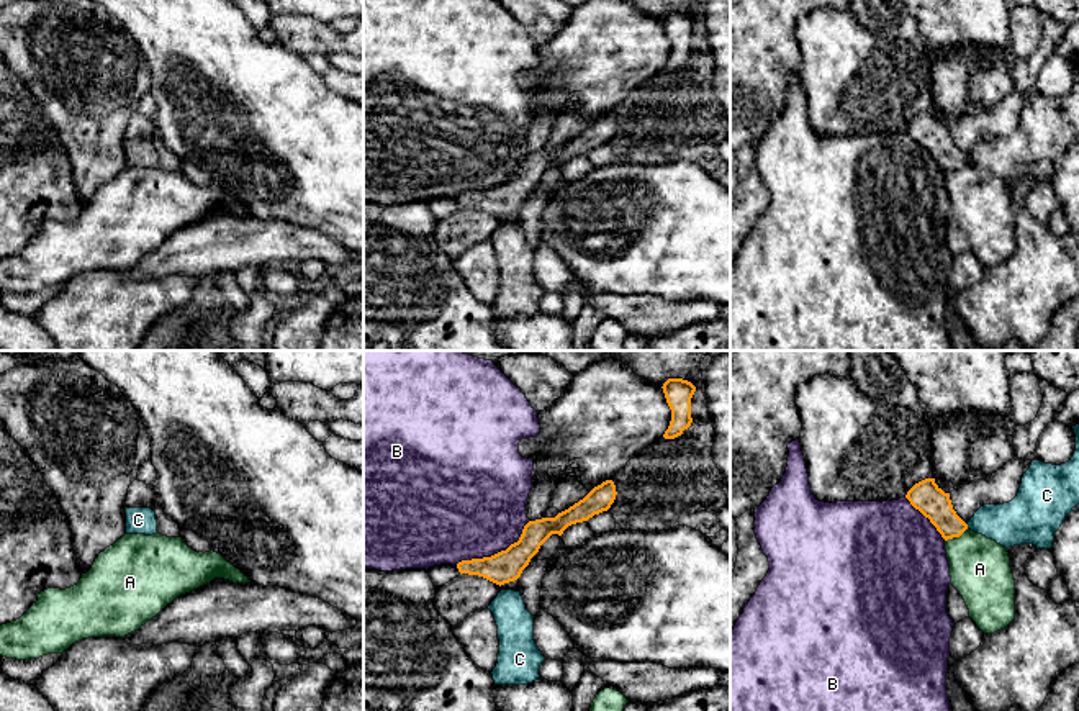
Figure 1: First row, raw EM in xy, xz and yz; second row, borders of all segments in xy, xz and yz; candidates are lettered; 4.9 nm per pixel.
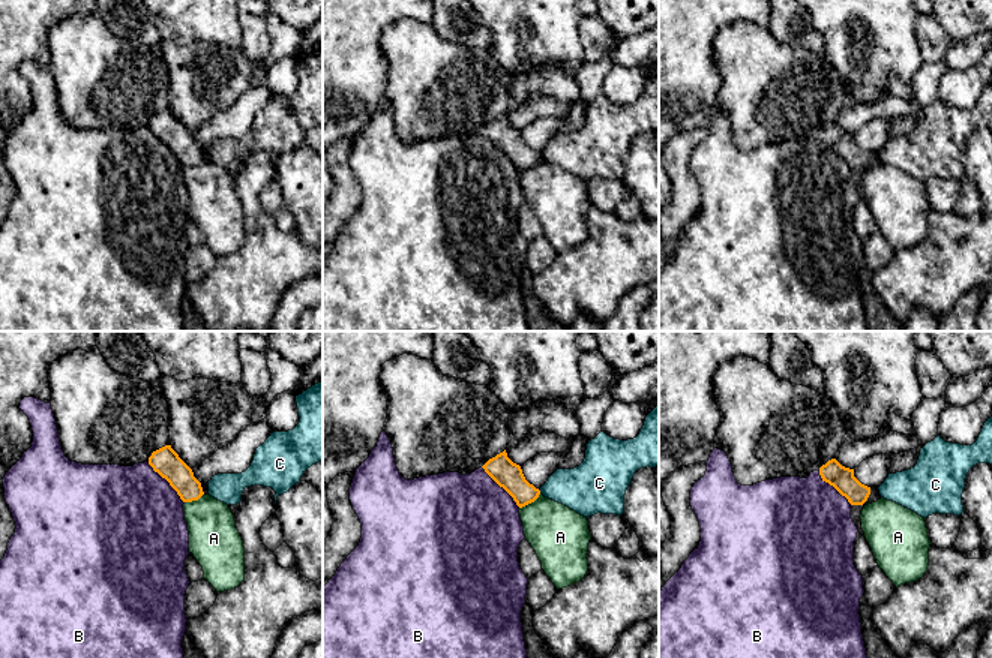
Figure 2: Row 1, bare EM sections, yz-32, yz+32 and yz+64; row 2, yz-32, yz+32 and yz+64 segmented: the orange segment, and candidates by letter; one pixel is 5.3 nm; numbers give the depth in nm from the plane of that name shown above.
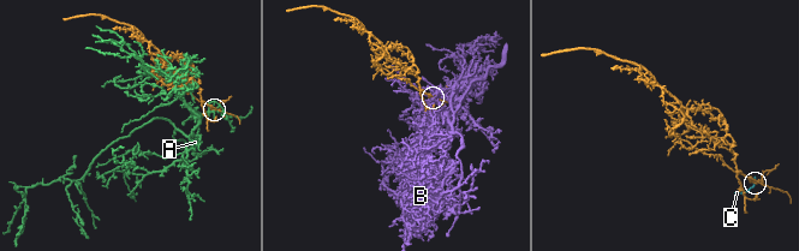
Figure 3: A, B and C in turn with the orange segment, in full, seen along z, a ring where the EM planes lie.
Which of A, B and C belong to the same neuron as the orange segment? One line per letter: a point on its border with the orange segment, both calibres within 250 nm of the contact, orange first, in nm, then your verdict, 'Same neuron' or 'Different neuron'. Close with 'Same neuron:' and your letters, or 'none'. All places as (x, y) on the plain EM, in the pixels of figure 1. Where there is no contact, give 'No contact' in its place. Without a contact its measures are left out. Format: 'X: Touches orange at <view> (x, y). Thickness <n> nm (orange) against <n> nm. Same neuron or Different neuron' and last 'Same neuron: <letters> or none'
A: Touches orange at yz (955, 169). Thickness 160 nm (orange) against 300 nm. Different neuron
B: Touches orange at xz (498, 185). Thickness 160 nm (orange) against 480 nm. Different neuron
C: Touches orange at yz (966, 159). Thickness 160 nm (orange) against 220 nm. Different neuron
Same neuron: none

